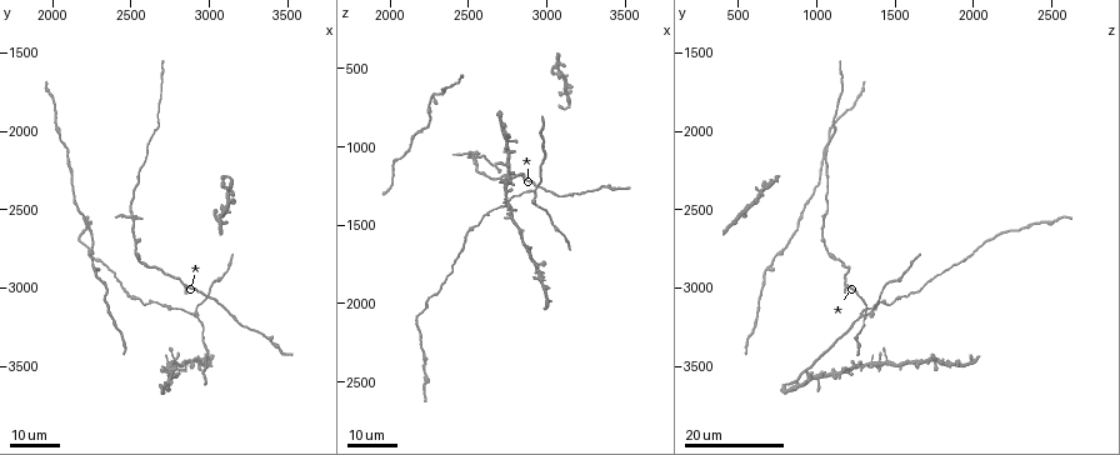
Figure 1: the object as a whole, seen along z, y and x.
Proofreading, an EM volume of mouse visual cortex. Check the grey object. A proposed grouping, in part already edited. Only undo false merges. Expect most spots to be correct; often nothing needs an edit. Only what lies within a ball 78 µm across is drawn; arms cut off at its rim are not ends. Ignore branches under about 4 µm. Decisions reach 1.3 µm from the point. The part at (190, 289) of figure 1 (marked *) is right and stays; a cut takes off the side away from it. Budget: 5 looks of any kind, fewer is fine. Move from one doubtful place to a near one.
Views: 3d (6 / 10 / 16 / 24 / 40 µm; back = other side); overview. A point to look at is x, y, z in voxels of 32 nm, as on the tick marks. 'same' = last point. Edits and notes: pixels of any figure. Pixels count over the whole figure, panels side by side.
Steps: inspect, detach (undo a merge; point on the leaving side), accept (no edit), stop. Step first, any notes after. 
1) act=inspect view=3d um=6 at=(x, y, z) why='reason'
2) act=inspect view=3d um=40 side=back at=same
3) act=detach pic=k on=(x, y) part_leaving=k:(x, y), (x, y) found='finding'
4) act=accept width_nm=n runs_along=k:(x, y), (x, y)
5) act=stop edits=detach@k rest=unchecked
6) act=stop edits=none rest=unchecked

act=inspect view=3d um=24 at=(2520, 2700, 1040)

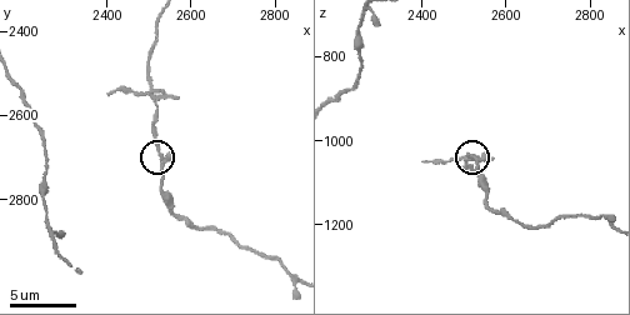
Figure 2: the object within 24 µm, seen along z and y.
act=inspect view=3d um=10 at=(2525, 2680, 1035)

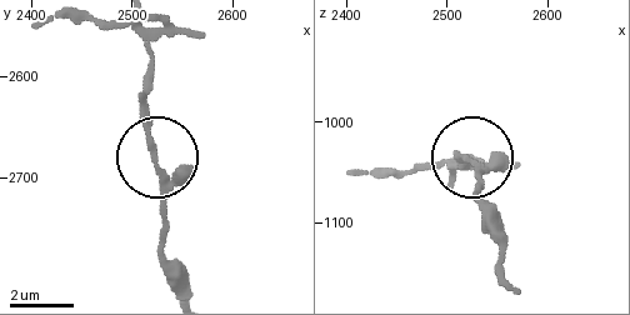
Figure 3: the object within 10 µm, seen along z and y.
act=accept width_nm=200 runs_along=3:(186, 293), (163, 244), (163, 179), (146, 123), (146, 78) found='all the same cell'

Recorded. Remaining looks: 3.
act=inspect view=3d um=10 at=(2495, 2550, 1045) why='looks like a crossing'

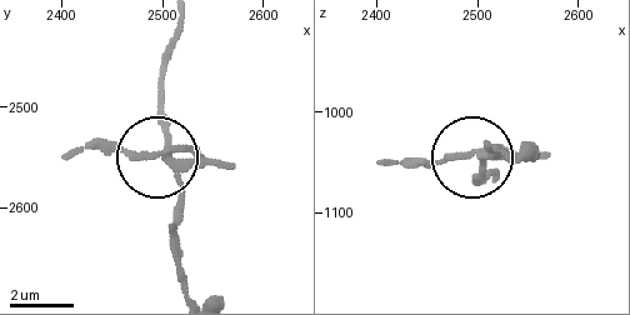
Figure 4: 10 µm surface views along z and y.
act=inspect view=3d um=6 at=(2502, 2548, 1044) why='closer look'

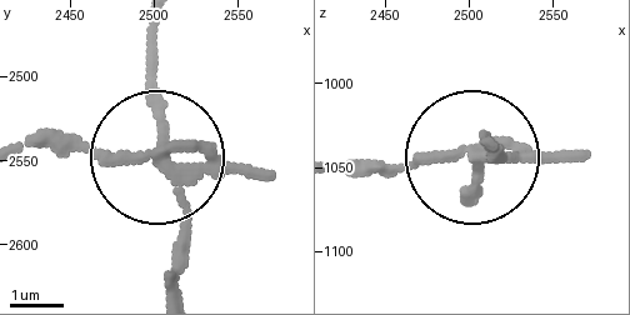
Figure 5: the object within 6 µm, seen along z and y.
act=detach pic=5 on=(93, 158) part_leaving=5:(173, 160), (29, 146) found='two cells meet here'

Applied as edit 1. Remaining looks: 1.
act=stop edits=detach@5 rest=unchecked

